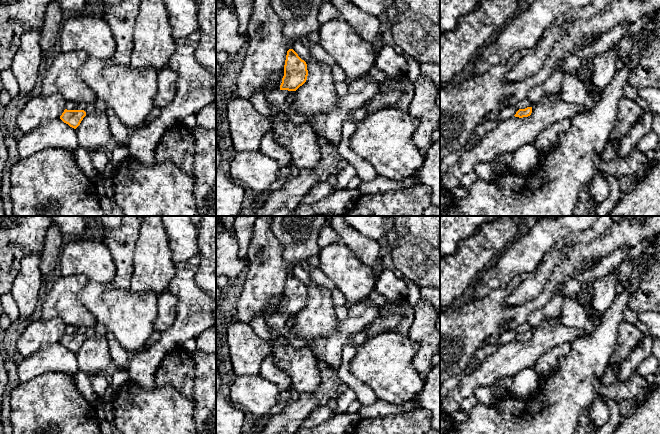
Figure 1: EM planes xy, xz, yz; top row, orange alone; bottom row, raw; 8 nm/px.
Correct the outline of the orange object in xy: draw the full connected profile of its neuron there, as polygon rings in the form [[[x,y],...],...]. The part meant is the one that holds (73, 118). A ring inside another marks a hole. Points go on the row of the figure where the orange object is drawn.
[[[65,109],[60,119],[68,124],[70,127],[76,129],[83,118],[86,116],[86,112],[84,110],[67,110]]]

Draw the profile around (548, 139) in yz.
[[[570,118],[560,120],[543,130],[535,139],[536,147],[541,151],[548,151],[559,145],[559,135],[565,133],[571,127]]]

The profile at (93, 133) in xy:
[[[94,110],[86,114],[76,133],[79,146],[89,151],[105,150],[113,143],[105,112]]]

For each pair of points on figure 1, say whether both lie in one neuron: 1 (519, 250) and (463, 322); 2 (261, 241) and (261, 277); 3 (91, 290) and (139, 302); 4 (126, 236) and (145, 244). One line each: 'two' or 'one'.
1: two
2: one
3: one
4: two

